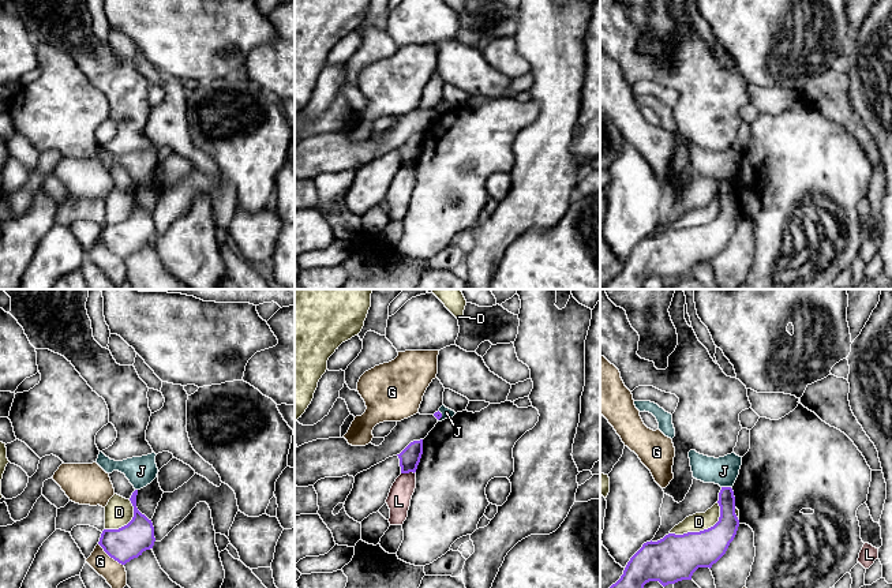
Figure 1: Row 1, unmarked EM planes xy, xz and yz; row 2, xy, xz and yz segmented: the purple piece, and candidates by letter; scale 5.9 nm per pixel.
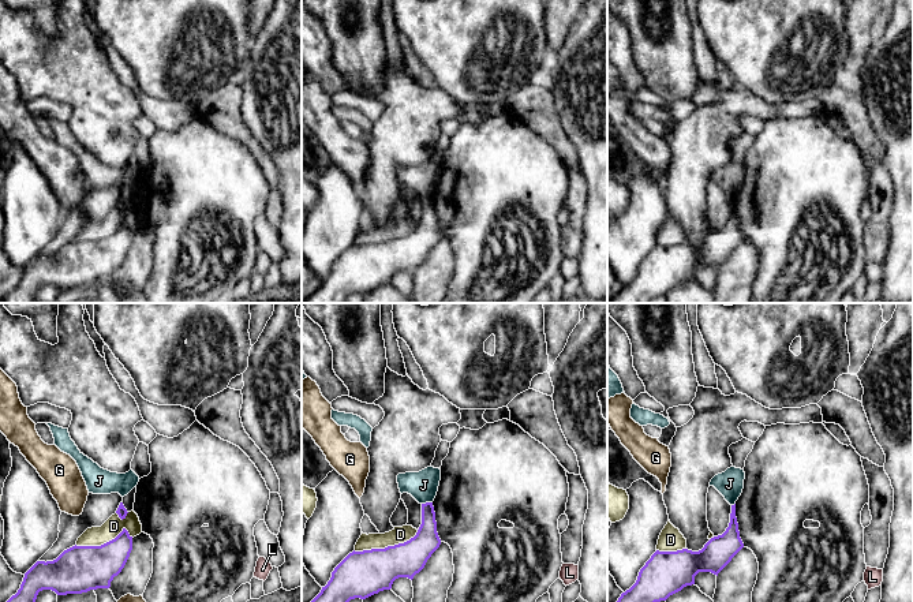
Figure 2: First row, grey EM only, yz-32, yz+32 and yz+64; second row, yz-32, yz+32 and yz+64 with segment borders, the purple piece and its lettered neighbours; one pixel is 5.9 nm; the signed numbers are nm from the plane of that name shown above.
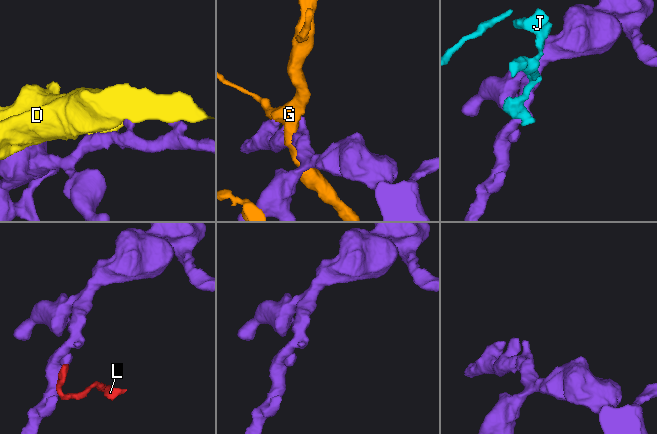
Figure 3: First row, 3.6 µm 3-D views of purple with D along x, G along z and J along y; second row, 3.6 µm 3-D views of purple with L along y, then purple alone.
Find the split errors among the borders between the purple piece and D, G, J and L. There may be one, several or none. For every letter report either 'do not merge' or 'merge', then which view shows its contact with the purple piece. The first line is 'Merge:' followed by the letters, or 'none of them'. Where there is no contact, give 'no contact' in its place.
Merge: none of them
D: do not merge | yz
G: do not merge | xy
J: do not merge | yz
L: do not merge | xz

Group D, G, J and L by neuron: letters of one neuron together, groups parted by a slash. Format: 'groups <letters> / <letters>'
groups D / G / J / L

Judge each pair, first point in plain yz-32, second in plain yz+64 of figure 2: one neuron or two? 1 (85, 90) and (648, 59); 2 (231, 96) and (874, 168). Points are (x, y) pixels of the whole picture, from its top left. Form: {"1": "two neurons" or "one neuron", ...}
{"1": "two neurons", "2": "two neurons"}

